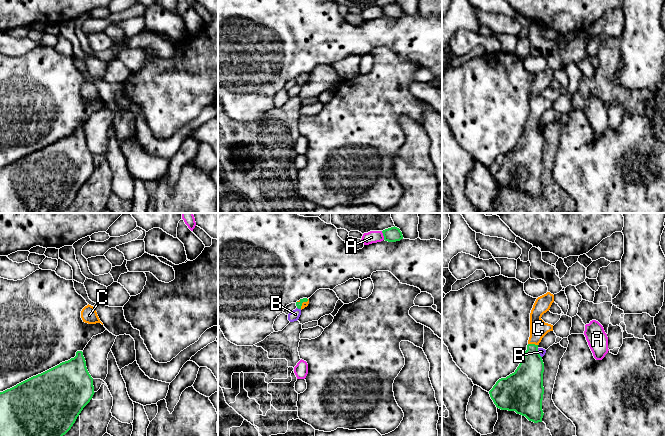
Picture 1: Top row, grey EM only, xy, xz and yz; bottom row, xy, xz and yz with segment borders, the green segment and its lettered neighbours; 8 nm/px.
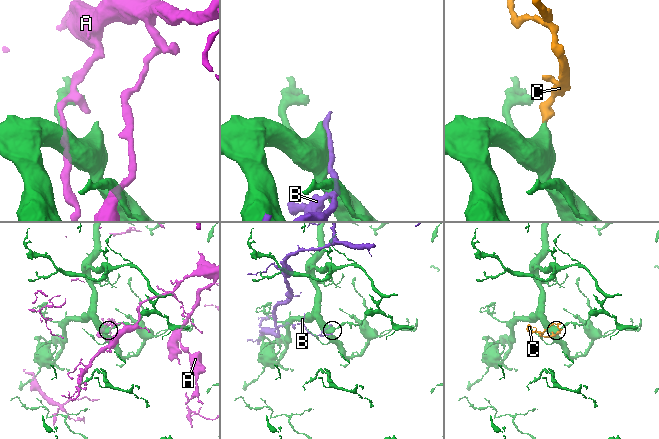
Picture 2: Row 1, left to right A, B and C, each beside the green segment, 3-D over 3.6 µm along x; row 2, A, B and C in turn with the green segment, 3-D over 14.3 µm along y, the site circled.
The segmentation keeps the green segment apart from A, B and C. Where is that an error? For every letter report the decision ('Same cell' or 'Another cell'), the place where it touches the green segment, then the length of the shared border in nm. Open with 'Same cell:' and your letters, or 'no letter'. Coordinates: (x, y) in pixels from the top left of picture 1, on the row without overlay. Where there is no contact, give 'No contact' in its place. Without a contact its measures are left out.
Same cell: C
A: Another cell. Touches green at xz (383, 11). Shared border 80 nm
B: Another cell. Touches green at xz (299, 84). Shared border 40 nm
C: Same cell. Touches green at yz (533, 120). Shared border 80 nm

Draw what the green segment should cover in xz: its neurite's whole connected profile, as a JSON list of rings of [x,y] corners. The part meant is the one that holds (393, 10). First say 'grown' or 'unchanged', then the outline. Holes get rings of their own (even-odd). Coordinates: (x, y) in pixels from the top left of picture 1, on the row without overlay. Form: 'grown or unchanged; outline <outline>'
unchanged; outline [[[391,3],[382,7],[384,16],[388,18],[396,18],[403,15],[402,8],[397,3]]]

